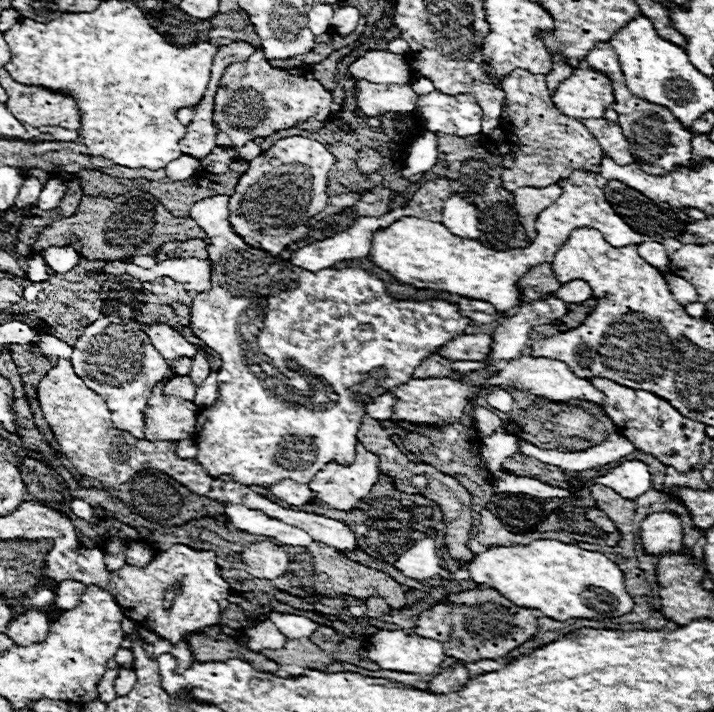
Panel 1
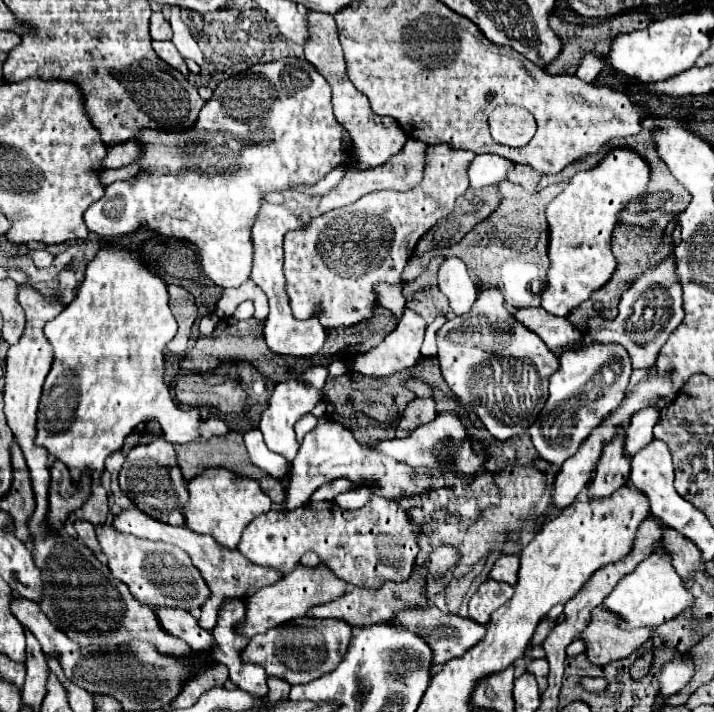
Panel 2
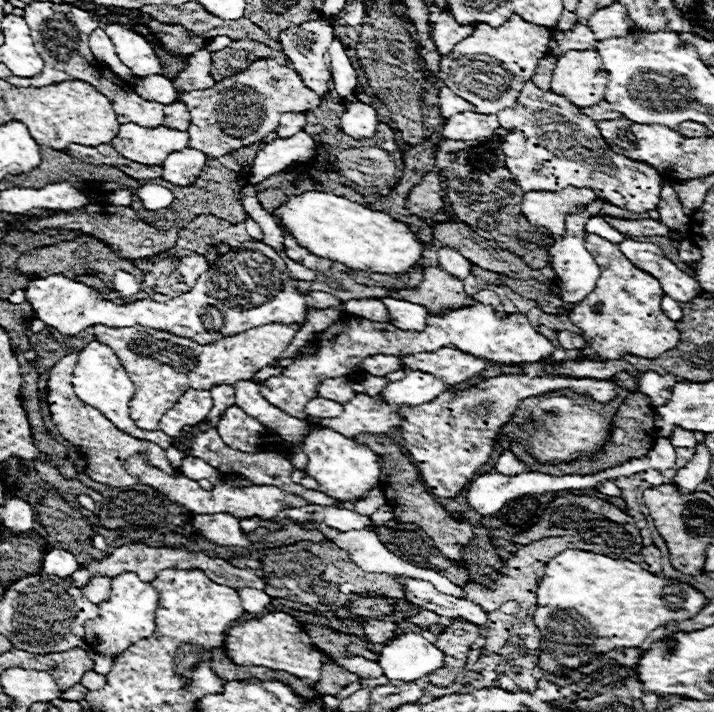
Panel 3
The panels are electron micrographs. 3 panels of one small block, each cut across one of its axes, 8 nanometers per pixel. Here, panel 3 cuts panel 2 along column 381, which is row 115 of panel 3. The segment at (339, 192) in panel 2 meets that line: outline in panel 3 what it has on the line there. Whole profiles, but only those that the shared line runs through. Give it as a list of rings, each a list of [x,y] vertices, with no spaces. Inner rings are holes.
[[[174,102],[166,106],[166,116],[164,116],[164,126],[176,128],[186,132],[190,126],[190,112],[182,102]]]

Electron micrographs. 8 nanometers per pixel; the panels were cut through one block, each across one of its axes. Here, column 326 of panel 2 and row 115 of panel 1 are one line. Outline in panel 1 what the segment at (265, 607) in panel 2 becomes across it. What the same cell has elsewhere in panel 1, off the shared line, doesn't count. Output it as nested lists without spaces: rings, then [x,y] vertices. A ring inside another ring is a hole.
[[[576,68],[564,82],[558,84],[552,102],[576,120],[602,118],[606,108],[614,104],[612,80],[594,68]]]

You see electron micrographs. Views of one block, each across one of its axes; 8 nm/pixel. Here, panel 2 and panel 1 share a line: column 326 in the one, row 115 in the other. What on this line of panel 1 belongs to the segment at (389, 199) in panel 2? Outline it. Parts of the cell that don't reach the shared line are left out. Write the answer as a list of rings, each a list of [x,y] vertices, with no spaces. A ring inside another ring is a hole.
[[[258,48],[248,60],[226,68],[214,96],[212,120],[216,128],[224,132],[236,148],[240,148],[258,136],[266,138],[276,130],[292,128],[296,122],[306,122],[308,118],[322,122],[330,116],[330,112],[332,94],[314,78],[310,70],[274,68]]]

